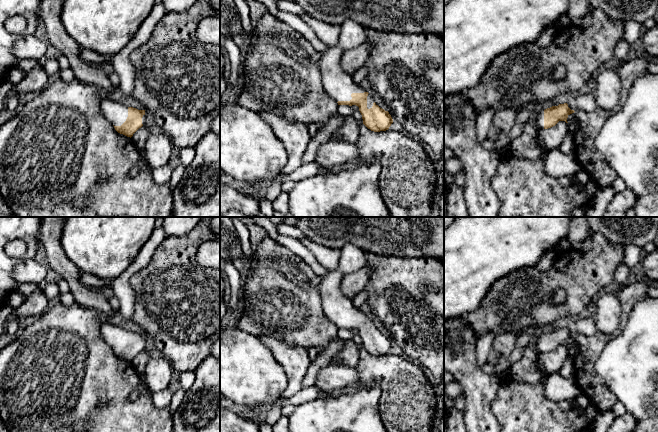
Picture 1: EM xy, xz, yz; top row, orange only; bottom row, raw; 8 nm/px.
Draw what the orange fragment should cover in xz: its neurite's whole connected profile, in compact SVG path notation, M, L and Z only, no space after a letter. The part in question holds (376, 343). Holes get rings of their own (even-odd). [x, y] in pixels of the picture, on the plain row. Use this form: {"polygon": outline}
{"polygon": "M337 269L321 277L322 307L326 317L338 329L358 330L363 348L371 355L388 354L393 347L389 336L380 332L374 326L374 321L342 294L340 285L344 276L345 274Z"}

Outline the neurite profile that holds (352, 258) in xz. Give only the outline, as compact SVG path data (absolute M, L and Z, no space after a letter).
M347 243L341 248L341 256L338 264L338 270L345 275L358 271L366 266L366 252L351 244Z

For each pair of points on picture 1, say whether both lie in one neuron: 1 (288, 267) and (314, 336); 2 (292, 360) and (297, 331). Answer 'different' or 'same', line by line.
1: same
2: different

